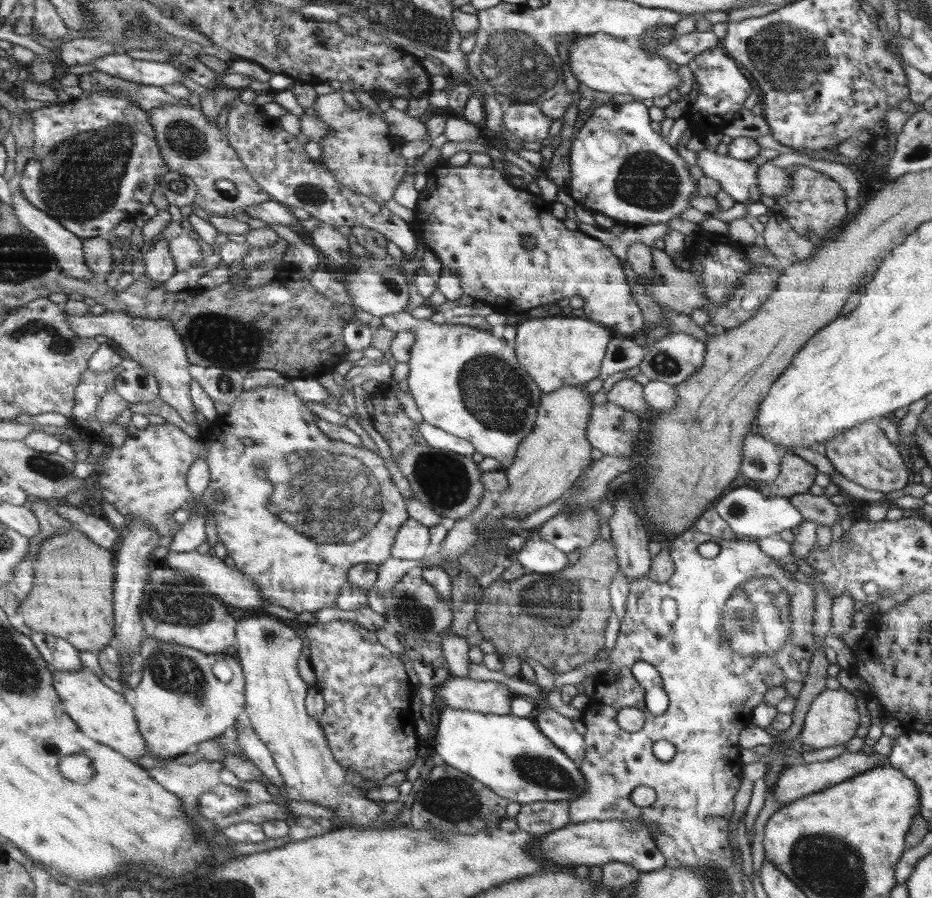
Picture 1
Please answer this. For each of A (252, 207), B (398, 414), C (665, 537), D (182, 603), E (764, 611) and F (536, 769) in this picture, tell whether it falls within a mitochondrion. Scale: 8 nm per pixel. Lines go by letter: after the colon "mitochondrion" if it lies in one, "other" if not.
A: other
B: other
C: other
D: mitochondrion
E: mitochondrion
F: mitochondrion

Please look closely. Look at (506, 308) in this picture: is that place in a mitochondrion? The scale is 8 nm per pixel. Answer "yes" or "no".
no

